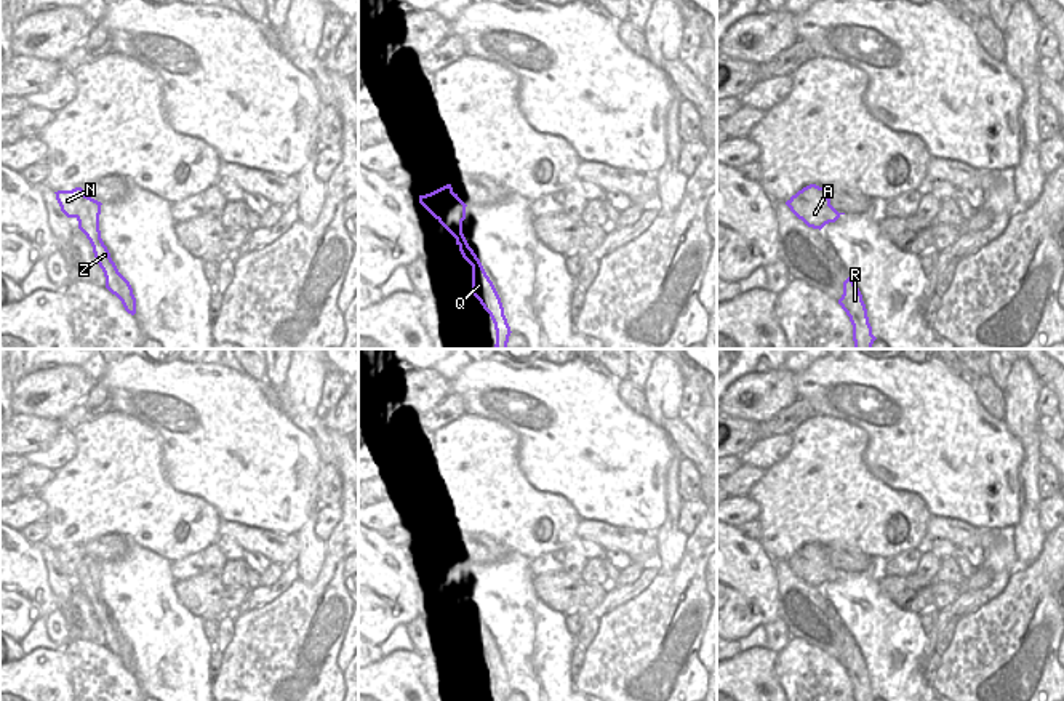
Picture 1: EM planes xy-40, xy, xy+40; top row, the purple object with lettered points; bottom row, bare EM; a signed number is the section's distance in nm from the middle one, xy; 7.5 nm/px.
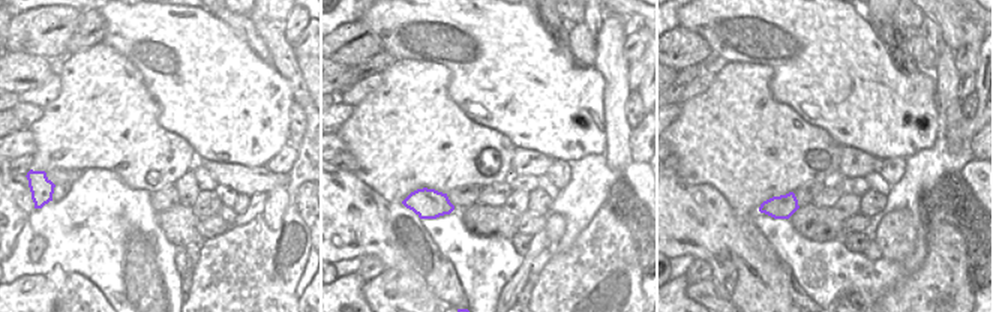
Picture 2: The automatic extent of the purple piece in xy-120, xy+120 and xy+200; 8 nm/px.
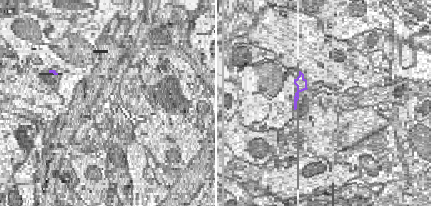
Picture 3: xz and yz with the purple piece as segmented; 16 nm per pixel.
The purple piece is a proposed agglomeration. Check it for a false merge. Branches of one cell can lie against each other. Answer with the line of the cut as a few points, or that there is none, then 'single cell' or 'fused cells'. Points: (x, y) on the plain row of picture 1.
cut in xy-40 along (100, 592), (93, 605); fused cells

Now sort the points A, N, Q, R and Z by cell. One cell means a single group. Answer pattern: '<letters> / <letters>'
A N / Q R Z

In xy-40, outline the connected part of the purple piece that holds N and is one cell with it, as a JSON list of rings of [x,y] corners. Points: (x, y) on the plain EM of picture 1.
[[[82,546],[72,549],[58,549],[56,559],[61,565],[61,570],[67,576],[75,576],[78,579],[78,587],[86,594],[91,605],[98,602],[99,589],[99,573],[101,560],[88,555]]]

